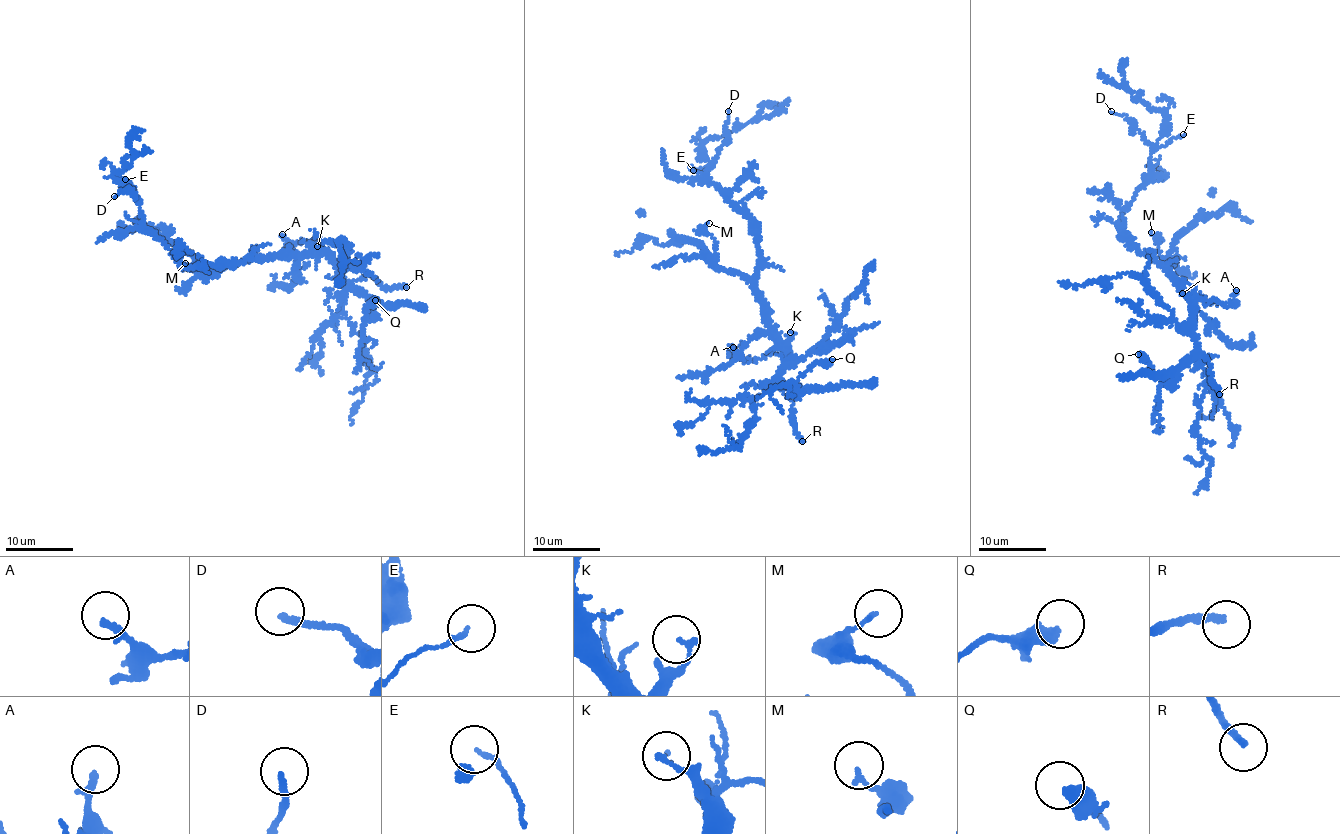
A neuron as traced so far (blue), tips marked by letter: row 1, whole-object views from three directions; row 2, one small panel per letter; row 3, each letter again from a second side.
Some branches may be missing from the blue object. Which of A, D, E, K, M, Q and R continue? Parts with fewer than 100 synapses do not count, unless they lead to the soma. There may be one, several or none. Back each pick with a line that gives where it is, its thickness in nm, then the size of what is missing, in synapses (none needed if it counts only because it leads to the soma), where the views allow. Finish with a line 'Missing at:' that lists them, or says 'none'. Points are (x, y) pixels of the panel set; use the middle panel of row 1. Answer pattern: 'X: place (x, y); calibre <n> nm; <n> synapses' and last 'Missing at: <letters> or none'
R: place (802, 441); calibre 240 nm
Missing at: R

